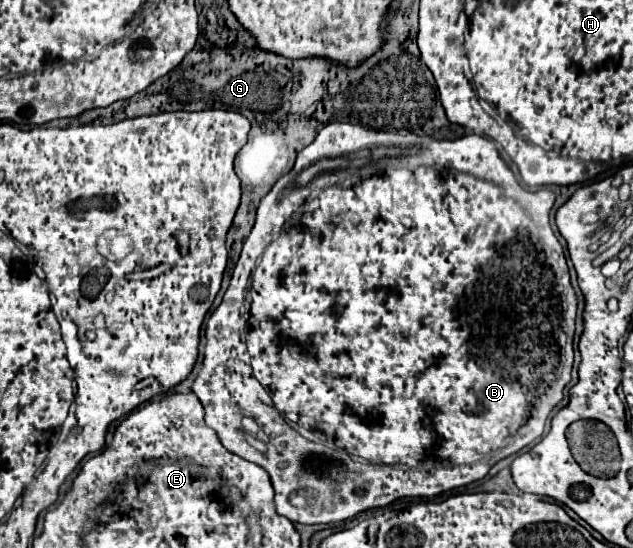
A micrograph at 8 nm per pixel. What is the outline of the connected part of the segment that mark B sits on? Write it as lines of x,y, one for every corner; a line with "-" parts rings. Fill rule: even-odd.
329,122
319,130
315,140
297,154
295,166
285,176
281,176
281,180
277,180
277,184
273,184
269,194
265,194
259,202
255,226
243,244
241,256
235,264
223,302
207,320
203,368
199,370
191,386
191,390
197,394
197,398
203,404
205,424
217,432
221,444
229,452
253,464
259,464
269,472
275,488
275,506
281,516
299,524
331,524
331,522
347,520
369,508
387,506
399,498
432,499
437,494
481,480
495,462
511,454
517,454
519,450
523,450
543,434
547,416
563,400
563,390
571,380
573,334
575,334
575,314
577,314
577,296
569,282
569,268
565,262
565,254
549,226
549,212
553,208
553,202
555,202
555,194
549,188
541,188
537,192
529,192
521,188
511,168
499,156
495,144
479,134
467,134
457,140
435,140
431,136
373,132
357,124
-
385,148
395,150
397,156
385,156
-
325,158
339,158
343,160
343,166
339,170
315,174
303,186
293,184
303,170
315,166
-
321,184
323,186
333,184
333,186
319,188
321,192
315,192
315,188
-
275,232
279,232
279,236
271,240
-
261,402
277,408
285,424
293,428
291,446
273,446
273,442
269,442
267,450
259,452
255,446
247,442
247,434
241,430
241,418
253,416
253,404
261,404
-
317,433
327,438
325,442
333,450
333,464
329,466
329,472
313,476
313,468
309,468
309,456
313,456
313,444
309,442
315,442

